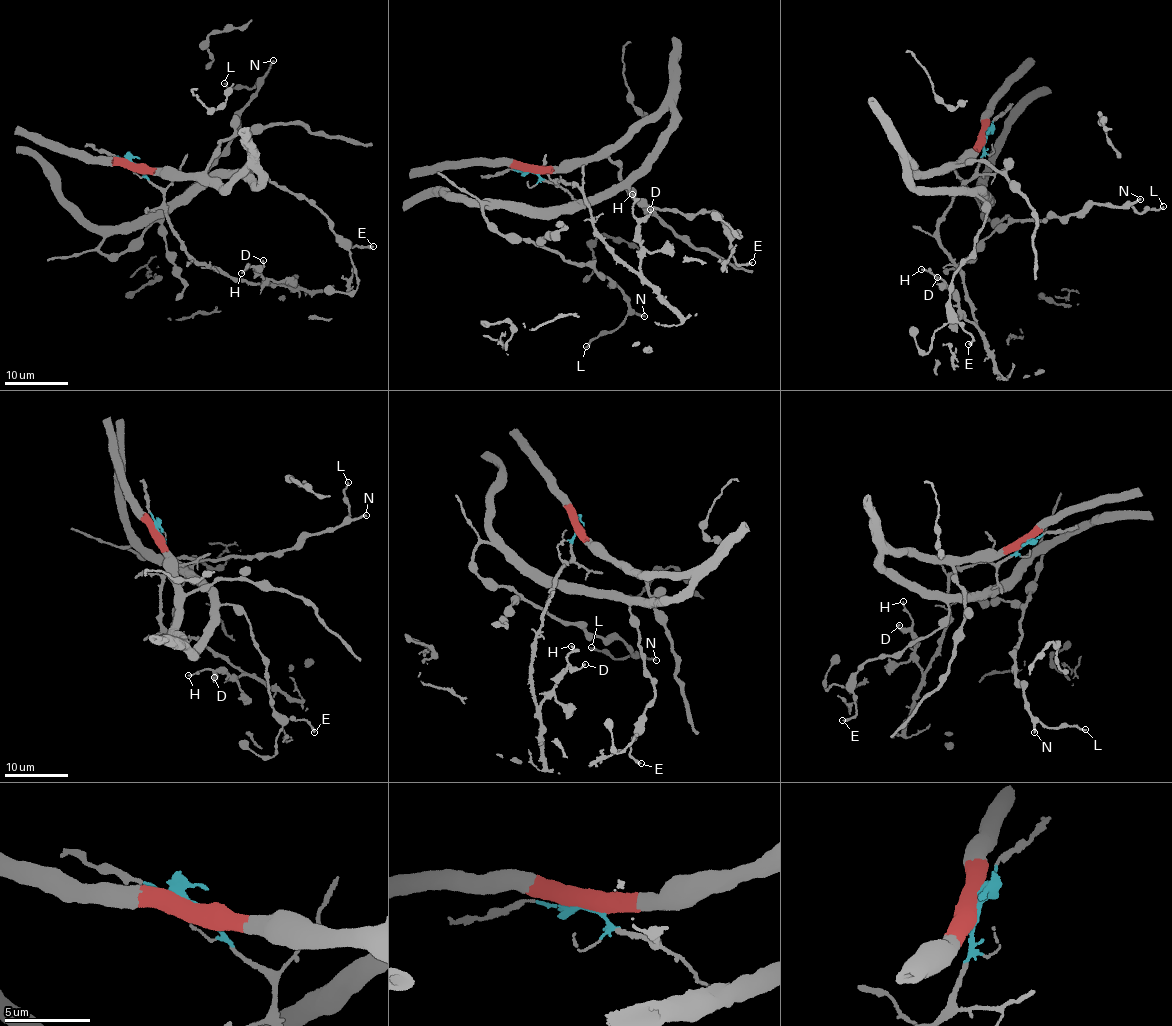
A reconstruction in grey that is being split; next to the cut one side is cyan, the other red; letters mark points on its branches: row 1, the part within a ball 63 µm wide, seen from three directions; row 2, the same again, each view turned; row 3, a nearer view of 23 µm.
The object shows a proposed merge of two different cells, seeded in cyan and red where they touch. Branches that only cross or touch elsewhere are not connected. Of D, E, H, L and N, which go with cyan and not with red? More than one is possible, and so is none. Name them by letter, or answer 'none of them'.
D, H

